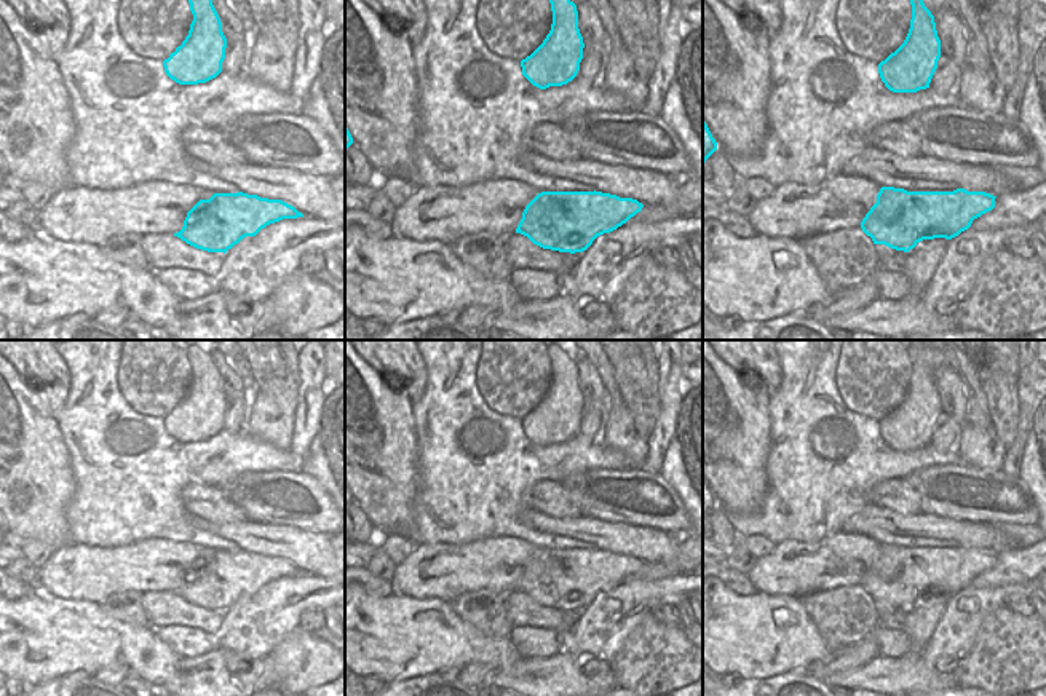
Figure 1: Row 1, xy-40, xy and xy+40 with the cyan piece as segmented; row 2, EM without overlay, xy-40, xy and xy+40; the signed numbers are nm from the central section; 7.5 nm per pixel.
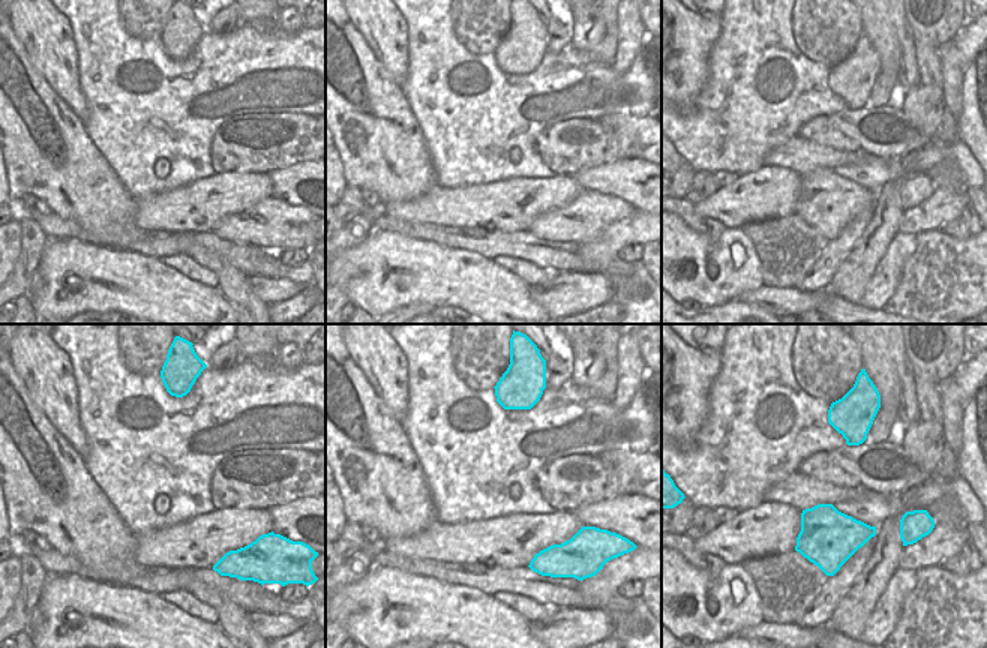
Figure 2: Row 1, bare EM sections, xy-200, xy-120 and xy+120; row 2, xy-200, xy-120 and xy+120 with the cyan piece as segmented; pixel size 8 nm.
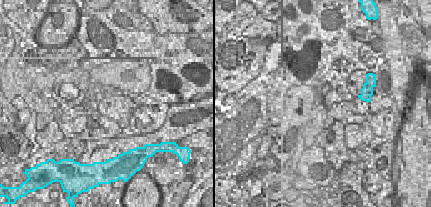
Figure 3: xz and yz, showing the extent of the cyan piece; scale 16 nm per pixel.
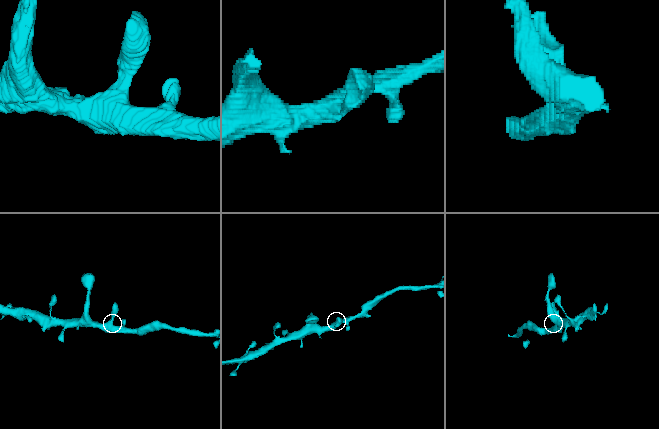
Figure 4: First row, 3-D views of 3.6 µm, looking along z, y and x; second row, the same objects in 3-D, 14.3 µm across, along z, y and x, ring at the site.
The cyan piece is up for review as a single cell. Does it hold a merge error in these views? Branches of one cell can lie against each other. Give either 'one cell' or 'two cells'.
one cell

